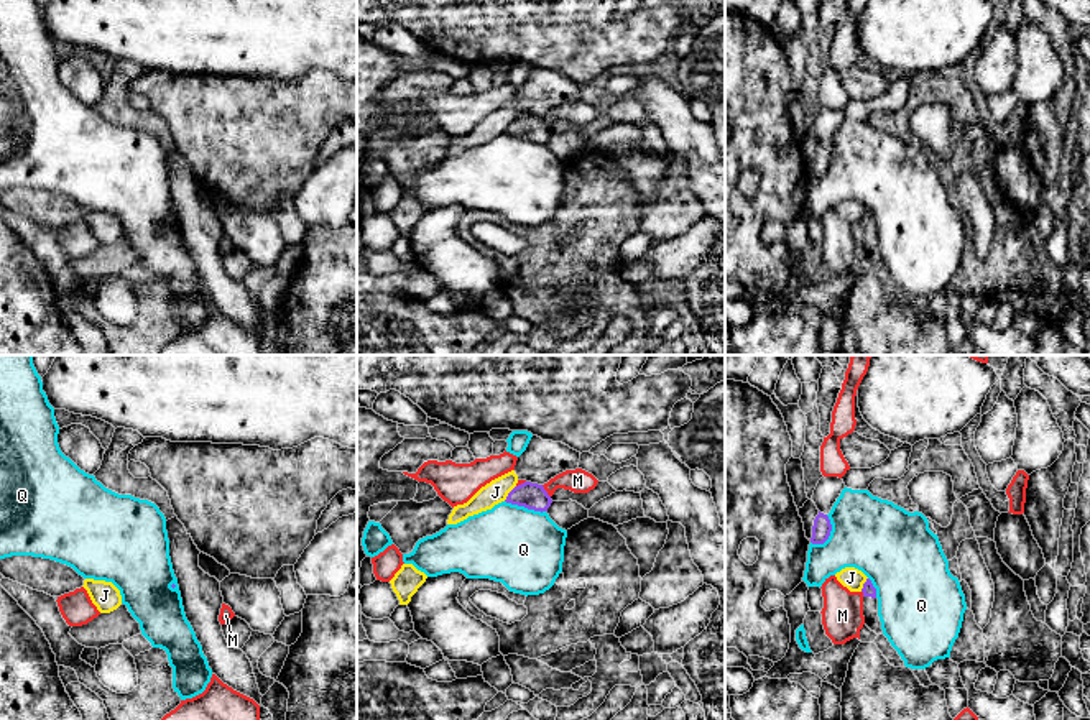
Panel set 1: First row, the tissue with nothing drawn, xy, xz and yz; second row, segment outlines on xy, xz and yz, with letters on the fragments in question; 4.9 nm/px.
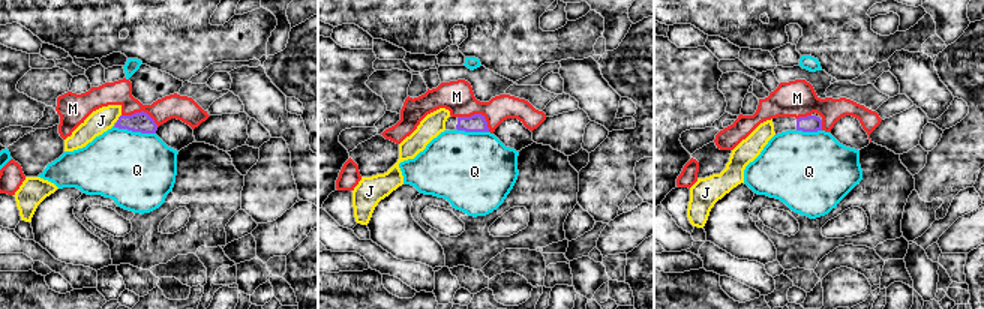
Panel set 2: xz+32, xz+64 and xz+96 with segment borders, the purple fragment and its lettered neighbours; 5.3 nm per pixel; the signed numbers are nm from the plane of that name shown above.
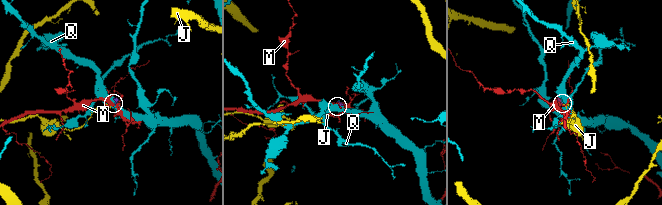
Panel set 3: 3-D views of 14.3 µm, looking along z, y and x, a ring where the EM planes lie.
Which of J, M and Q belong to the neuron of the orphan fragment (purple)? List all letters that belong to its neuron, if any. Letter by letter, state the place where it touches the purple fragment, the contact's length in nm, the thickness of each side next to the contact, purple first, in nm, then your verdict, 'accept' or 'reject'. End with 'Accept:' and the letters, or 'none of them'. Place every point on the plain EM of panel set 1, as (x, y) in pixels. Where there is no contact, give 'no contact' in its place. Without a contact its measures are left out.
J: meets purple in xz at (508, 125); contact 100 nm long; 130 nm thick on the purple side, 120 nm on the other; reject
M: meets purple in xz at (546, 124); contact 80 nm long; 130 nm thick on the purple side, 120 nm on the other; reject
Q: meets purple in yz at (829, 166); contact 170 nm long; 90 nm thick on the purple side, 360 nm on the other; reject
Accept: none of them

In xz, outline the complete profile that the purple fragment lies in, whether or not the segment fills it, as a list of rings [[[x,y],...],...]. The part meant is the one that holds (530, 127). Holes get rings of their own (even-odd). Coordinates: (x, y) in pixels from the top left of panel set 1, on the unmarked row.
[[[524,113],[515,118],[508,125],[505,133],[511,136],[524,138],[528,141],[541,143],[541,145],[547,143],[547,140],[552,135],[544,118],[531,113]]]

